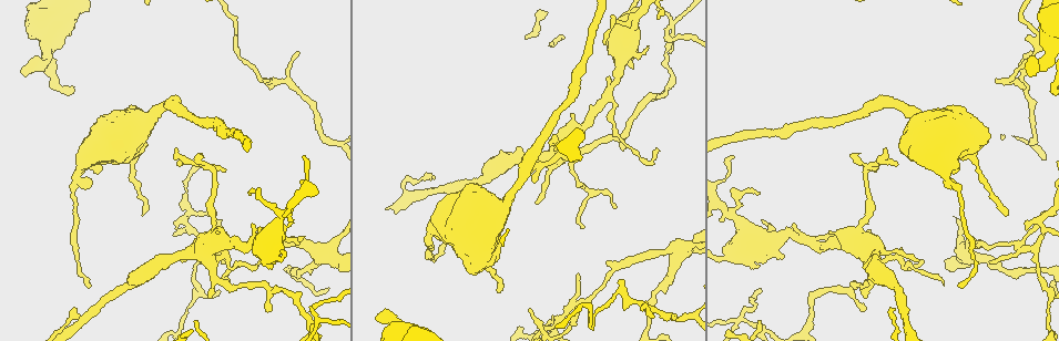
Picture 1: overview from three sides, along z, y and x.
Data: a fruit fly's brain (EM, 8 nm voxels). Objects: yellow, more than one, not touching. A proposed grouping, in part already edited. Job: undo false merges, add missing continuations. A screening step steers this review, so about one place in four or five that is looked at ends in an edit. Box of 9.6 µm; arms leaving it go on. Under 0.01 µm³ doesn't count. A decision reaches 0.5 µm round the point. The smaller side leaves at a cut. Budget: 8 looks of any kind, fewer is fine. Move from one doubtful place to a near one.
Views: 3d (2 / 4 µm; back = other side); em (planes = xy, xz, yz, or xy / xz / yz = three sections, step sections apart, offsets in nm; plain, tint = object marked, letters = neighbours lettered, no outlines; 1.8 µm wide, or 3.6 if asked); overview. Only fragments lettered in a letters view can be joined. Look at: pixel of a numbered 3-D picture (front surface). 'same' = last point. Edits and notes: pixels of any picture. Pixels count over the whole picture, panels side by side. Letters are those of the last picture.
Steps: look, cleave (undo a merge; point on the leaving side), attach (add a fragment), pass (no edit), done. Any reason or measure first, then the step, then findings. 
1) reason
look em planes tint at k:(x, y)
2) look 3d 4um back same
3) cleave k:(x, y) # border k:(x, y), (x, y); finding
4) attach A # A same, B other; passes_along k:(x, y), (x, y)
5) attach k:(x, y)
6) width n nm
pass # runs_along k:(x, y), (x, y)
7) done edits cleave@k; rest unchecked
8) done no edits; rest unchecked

an open end
look 3d 4um at 1:(1030, 75)

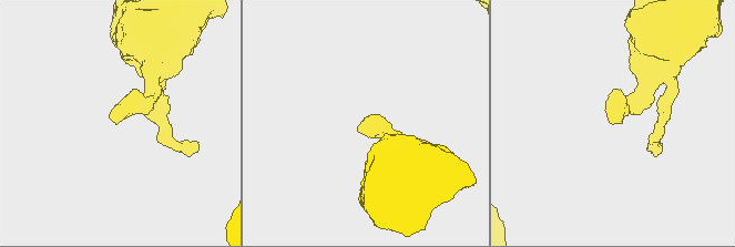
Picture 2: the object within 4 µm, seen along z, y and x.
look em yz step 8 letters at 2:(118, 122)

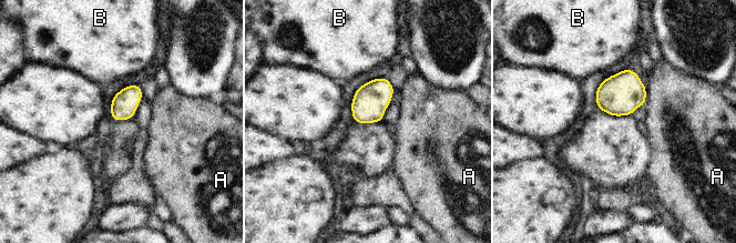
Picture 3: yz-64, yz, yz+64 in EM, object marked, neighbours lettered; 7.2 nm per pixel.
width 190 nm
pass # A other, B other; border 3:(645, 85), (645, 103), (643, 107); no lettered fragment goes on from it

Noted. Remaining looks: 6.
looks like a crossing
look em 3.6um planes plain at 1:(212, 244)

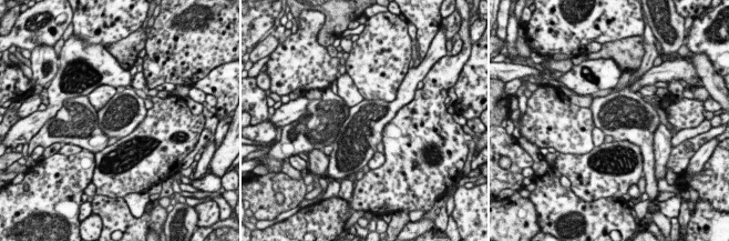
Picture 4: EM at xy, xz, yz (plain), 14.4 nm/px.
look em 3.6um planes letters same

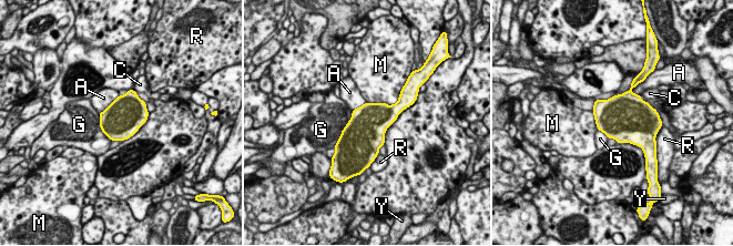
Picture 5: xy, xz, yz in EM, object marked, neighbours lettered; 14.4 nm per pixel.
width 550 nm
pass # A other, C other, G other, M other, R other, Y other; border 5:(352, 111), (352, 118), (335, 143); continuous, no second neuron

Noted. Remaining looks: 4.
free end
look em xy step 8 tint at 1:(270, 308)

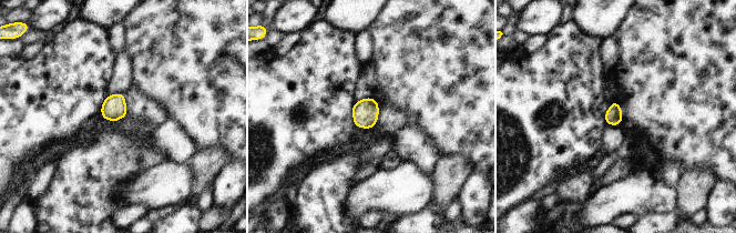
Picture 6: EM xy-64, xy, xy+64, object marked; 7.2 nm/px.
look em planes letters same

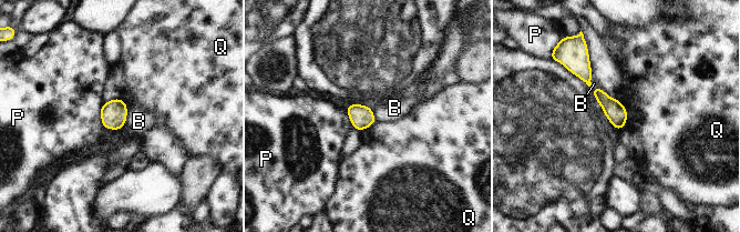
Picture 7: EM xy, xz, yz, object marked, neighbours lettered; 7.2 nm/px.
pass # B other, P other, Q other; none of them fits

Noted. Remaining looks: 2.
done no edits; rest unchecked

